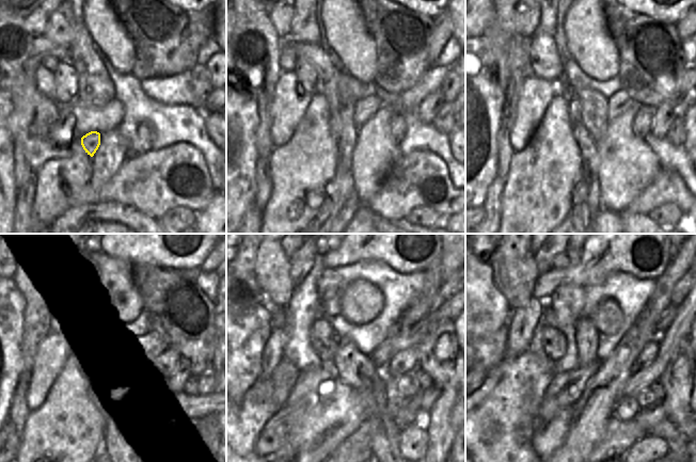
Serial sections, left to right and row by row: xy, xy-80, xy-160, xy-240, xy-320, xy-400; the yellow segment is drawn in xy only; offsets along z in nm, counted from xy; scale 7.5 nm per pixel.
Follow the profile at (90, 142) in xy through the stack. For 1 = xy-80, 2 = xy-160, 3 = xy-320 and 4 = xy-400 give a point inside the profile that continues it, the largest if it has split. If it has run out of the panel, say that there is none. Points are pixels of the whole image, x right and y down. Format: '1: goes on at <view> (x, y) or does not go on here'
1: goes on at xy-80 (334, 123)
2: goes on at xy-160 (585, 143)
3: goes on at xy-320 (323, 338)
4: goes on at xy-400 (554, 343)

